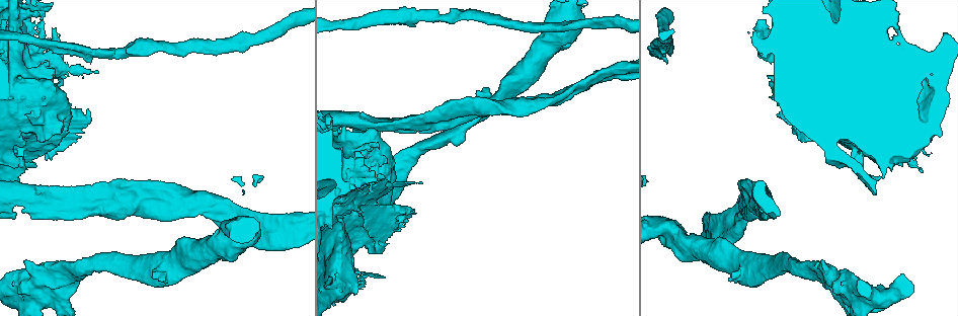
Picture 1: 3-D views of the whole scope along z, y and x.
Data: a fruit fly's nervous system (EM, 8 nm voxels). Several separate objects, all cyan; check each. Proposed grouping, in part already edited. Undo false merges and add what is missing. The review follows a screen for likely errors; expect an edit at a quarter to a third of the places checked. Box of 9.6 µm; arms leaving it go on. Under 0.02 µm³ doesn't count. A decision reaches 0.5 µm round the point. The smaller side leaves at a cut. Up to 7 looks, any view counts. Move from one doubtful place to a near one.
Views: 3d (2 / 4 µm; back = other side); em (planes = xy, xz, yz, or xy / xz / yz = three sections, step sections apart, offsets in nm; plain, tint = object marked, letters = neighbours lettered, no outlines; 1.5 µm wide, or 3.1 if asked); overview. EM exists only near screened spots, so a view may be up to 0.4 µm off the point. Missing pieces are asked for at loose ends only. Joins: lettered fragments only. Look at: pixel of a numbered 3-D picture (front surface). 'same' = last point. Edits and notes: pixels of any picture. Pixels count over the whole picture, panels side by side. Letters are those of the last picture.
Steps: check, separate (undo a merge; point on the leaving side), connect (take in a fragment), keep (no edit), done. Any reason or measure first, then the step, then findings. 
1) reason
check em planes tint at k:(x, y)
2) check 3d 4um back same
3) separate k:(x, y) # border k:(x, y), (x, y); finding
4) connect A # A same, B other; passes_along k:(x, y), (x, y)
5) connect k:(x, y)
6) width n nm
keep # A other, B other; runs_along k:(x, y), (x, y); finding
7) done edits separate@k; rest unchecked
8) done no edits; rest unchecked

stops while still wide
check em planes letters at 1:(821, 260)

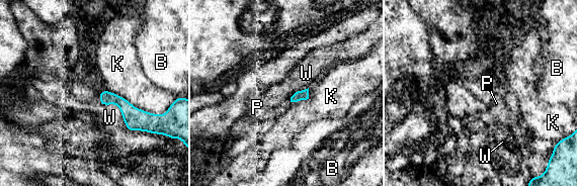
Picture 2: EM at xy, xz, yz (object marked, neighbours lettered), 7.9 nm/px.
keep # B other, K other, P other, W other; border 2:(104, 89), (157, 114); no lettered fragment goes on from it

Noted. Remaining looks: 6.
sudden change in width
check em planes tint at 1:(89, 210)

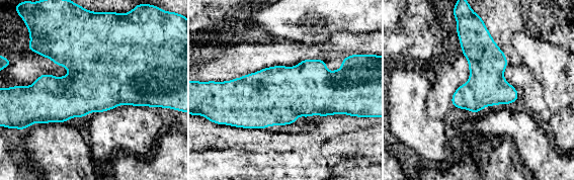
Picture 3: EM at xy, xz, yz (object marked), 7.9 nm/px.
check em planes letters same

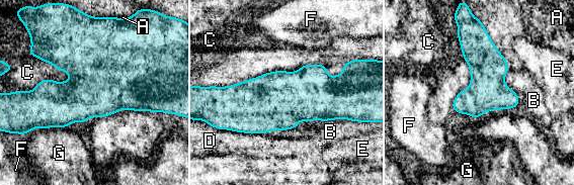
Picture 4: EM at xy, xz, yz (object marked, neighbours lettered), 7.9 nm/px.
keep # A other, B other, C other, D other, E other, F other, G other; border 4:(326, 65), (265, 72), (218, 87); continuous, no second neuron

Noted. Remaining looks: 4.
branch stops here
check 3d 4um at 1:(331, 119)

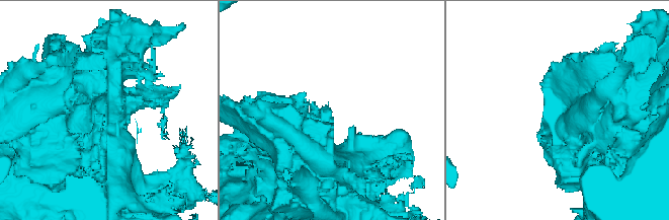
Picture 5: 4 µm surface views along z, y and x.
check em planes letters at 5:(330, 110)

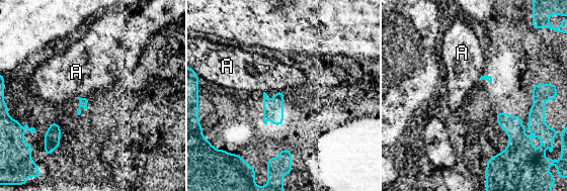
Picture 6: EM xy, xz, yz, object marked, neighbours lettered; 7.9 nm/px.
longest_contact A 110 nm
keep # A other; none of them fits

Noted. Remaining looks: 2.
done no edits; rest unchecked

